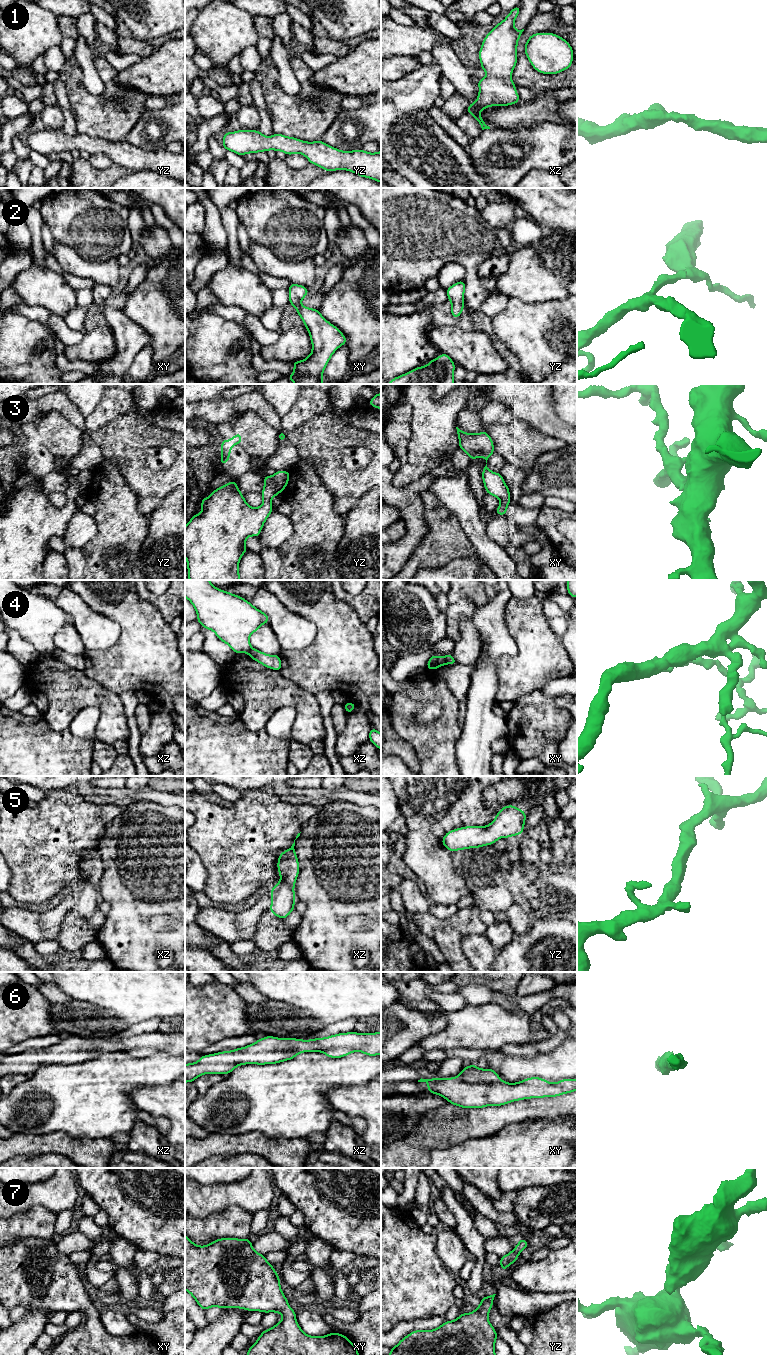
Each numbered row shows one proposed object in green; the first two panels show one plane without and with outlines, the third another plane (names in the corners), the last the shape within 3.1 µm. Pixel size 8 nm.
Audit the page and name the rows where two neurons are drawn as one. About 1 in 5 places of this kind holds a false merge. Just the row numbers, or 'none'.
4

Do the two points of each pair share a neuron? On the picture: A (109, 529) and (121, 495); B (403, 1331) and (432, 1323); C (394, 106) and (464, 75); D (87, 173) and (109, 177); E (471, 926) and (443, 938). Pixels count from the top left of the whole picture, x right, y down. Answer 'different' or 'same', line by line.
A: same
B: same
C: different
D: same
E: same

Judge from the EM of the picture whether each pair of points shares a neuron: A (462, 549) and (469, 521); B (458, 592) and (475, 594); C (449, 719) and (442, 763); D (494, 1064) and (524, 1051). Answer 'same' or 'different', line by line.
A: different
B: same
C: same
D: different

